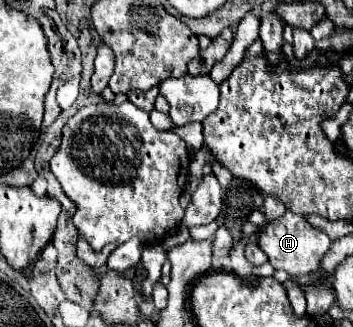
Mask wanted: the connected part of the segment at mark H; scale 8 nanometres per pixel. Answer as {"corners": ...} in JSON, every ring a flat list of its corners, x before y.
{"corners":[[287,211,285,217,281,217,279,221,267,223,265,229,261,229,257,243,269,257,273,269,283,269,291,277,301,277,317,271,325,251,329,249,329,237,323,231,309,225,303,215,295,215,291,211]]}

